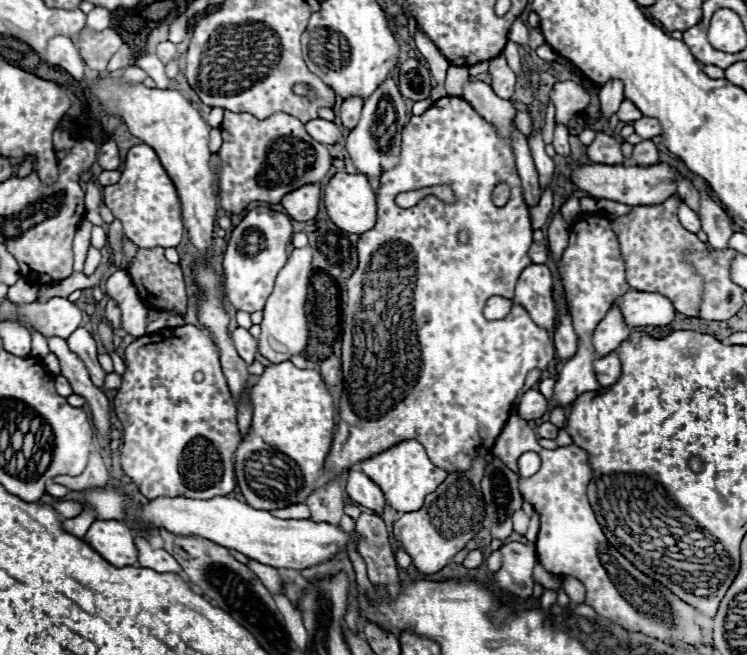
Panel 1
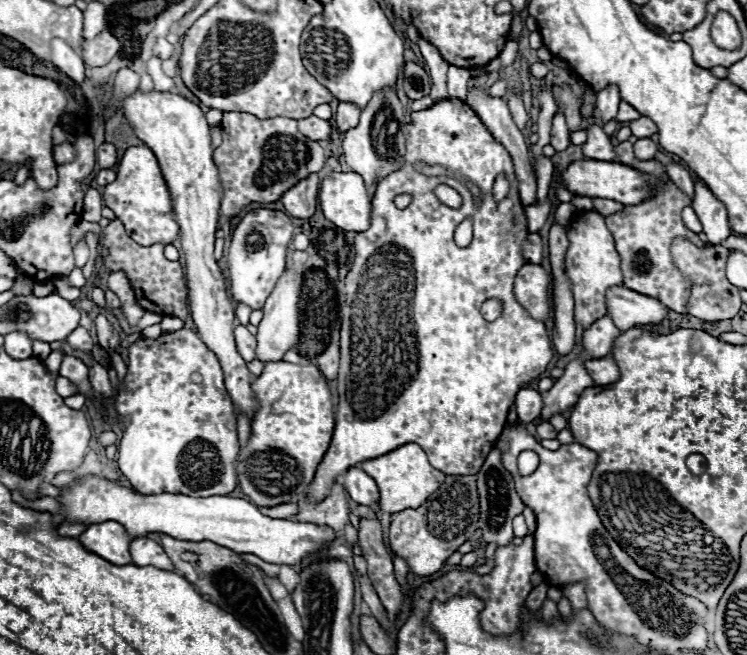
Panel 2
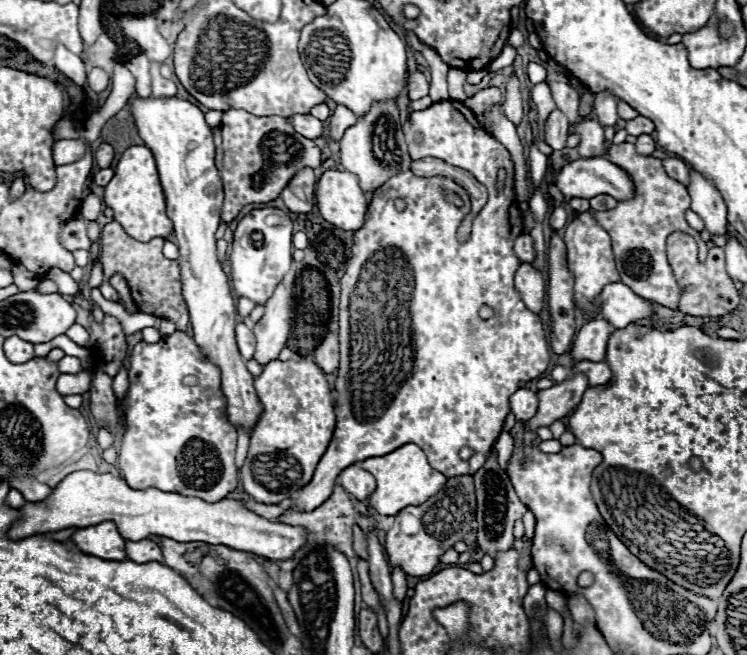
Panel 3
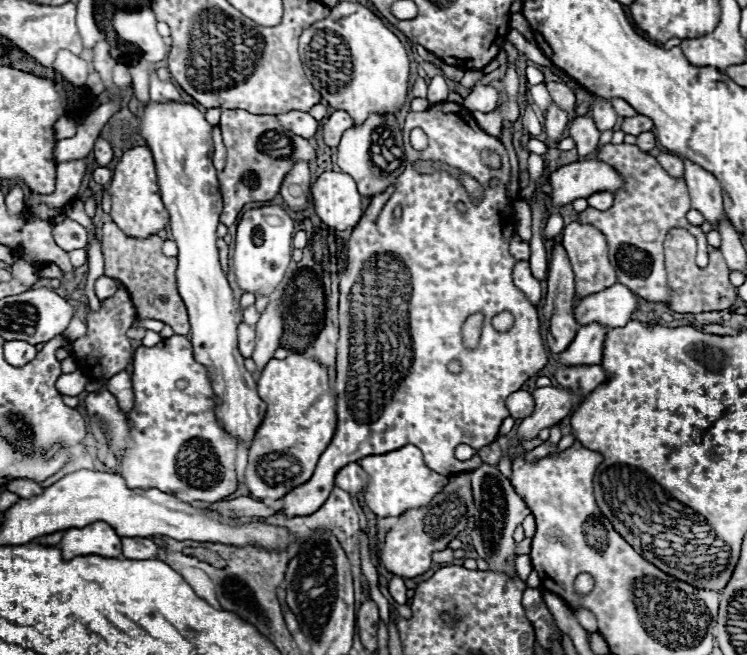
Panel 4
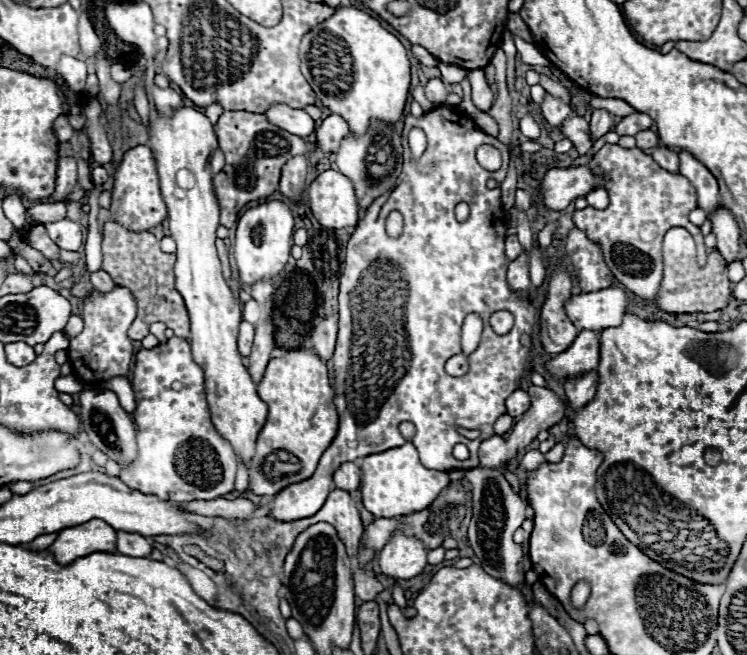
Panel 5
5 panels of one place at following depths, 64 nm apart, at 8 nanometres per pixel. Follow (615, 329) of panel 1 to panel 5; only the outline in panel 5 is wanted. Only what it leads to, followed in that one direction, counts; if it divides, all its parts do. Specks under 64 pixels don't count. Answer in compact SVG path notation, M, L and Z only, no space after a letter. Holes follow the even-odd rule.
M582 330L572 346L546 362L546 370L554 380L566 380L570 376L580 376L582 372L596 370L600 360L600 332Z

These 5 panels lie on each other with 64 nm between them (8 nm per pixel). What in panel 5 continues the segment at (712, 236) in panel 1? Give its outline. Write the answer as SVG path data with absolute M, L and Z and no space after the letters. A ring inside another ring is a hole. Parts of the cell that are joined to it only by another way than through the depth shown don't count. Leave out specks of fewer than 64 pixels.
M680 150L678 158L680 158L680 174L686 176L690 180L690 184L696 188L698 208L706 210L708 214L714 212L720 202L716 178L710 174L710 170L702 162L698 162L694 156L690 156L690 152Z

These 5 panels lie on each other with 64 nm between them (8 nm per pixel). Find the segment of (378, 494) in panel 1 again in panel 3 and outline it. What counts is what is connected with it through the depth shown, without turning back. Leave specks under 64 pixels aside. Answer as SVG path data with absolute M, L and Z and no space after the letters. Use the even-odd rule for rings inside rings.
M348 466L340 474L340 486L350 492L356 500L366 500L374 492L376 482L374 476L362 470L360 466Z

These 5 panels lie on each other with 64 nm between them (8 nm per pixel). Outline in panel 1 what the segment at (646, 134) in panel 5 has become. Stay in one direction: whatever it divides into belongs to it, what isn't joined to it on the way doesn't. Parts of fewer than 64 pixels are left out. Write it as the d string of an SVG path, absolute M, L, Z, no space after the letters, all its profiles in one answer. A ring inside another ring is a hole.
M642 140L634 146L634 154L632 154L632 164L636 166L652 166L656 164L656 144L652 140Z

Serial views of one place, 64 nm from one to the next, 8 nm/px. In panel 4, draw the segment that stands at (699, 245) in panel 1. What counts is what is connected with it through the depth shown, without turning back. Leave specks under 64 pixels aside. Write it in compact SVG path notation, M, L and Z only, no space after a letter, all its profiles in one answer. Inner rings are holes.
M606 144L598 150L596 158L598 162L610 164L622 176L622 188L614 192L612 208L602 211L586 208L584 212L578 212L578 222L594 226L606 236L608 258L620 284L648 302L666 302L670 290L664 270L664 236L672 228L686 228L696 236L700 244L698 252L706 252L706 234L686 220L686 212L692 208L686 182L668 176L654 156L638 150L634 144Z

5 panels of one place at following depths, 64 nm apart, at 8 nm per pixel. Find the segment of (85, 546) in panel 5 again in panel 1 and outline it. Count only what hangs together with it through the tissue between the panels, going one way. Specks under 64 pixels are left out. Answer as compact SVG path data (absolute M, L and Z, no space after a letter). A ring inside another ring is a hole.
M96 520L82 540L88 542L112 566L122 568L134 566L138 562L134 534L120 520Z

